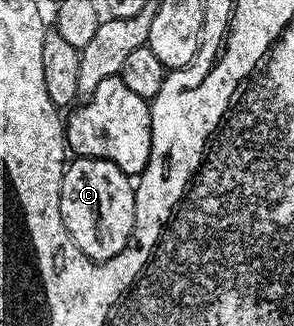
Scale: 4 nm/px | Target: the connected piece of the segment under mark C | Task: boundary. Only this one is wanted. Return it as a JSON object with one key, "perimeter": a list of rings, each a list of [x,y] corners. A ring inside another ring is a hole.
{"perimeter":[[[74,157],[65,166],[59,193],[60,216],[76,246],[84,255],[88,255],[88,259],[107,261],[124,251],[124,247],[130,241],[130,236],[134,234],[134,220],[136,219],[134,187],[135,182],[127,177],[124,171],[120,171],[116,163],[108,163],[108,159]]]}

